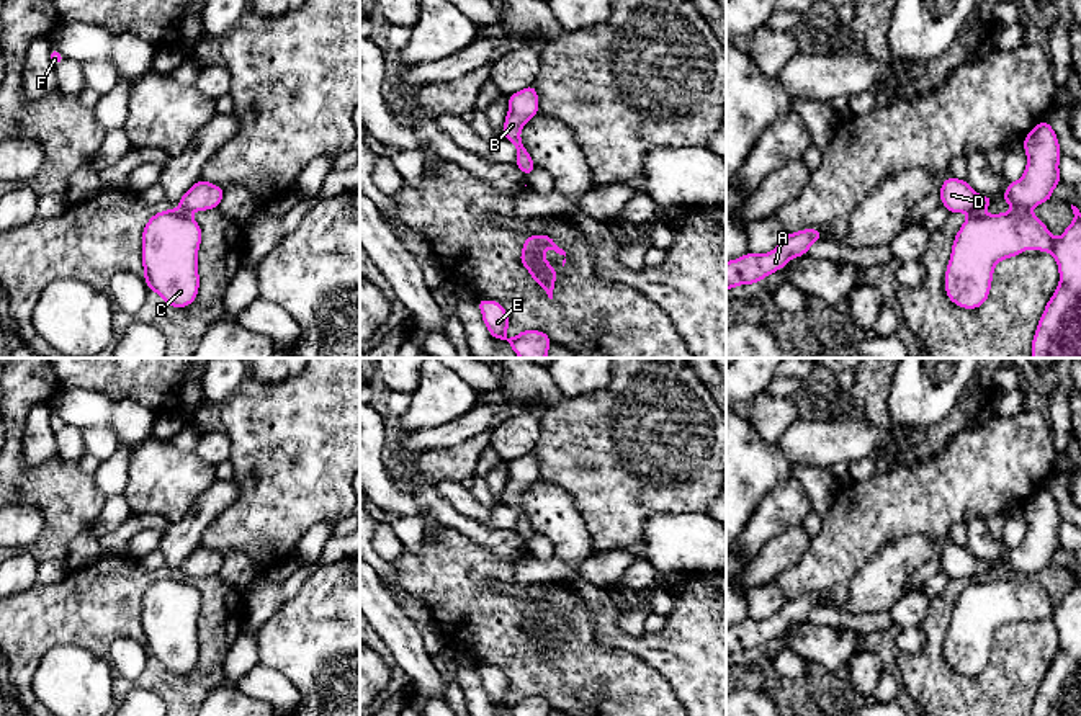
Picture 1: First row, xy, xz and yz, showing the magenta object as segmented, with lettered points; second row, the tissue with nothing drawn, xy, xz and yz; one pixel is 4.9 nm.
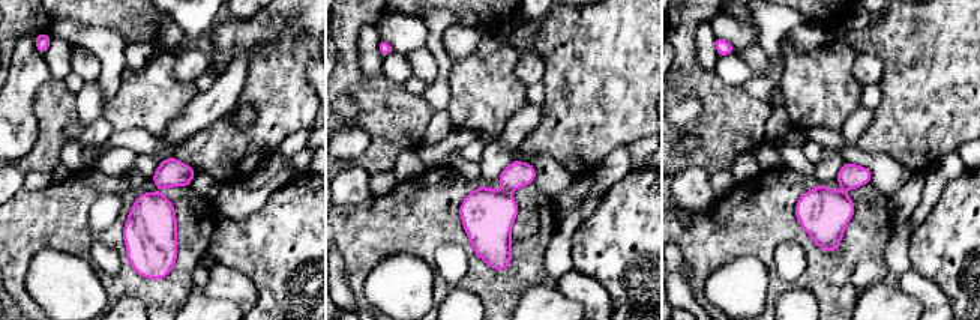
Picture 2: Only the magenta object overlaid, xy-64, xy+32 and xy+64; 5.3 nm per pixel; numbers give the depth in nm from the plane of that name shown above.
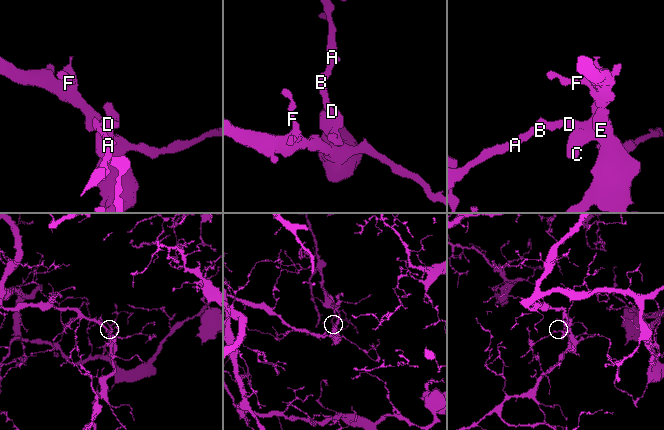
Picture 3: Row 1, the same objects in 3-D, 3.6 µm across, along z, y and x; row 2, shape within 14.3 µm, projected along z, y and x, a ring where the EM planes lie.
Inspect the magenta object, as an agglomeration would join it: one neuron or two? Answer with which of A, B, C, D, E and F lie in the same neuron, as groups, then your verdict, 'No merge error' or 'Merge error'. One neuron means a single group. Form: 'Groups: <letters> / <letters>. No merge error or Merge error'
Groups: A B D / C E F. Merge error

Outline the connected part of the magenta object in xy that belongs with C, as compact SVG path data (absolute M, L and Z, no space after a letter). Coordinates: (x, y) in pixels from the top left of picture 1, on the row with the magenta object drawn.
M167 209L154 214L142 230L142 265L149 291L159 293L172 307L190 306L198 294L198 248L201 227L190 214Z

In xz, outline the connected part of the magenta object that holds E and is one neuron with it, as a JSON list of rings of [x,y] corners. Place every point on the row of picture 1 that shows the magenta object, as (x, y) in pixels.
[[[489,299],[476,301],[482,320],[489,330],[489,333],[496,340],[507,340],[512,350],[520,358],[546,358],[546,353],[551,347],[551,338],[540,330],[522,330],[517,337],[507,338],[507,329],[509,329],[509,314],[507,311],[497,302]]]

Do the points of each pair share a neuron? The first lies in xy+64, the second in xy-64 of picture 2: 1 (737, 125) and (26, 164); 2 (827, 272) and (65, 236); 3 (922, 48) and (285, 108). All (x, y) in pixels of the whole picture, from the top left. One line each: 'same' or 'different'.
1: same
2: same
3: same

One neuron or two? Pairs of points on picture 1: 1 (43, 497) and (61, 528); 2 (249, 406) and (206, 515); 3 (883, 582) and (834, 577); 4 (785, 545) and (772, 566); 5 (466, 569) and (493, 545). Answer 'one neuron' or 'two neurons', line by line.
1: one neuron
2: two neurons
3: two neurons
4: one neuron
5: two neurons

